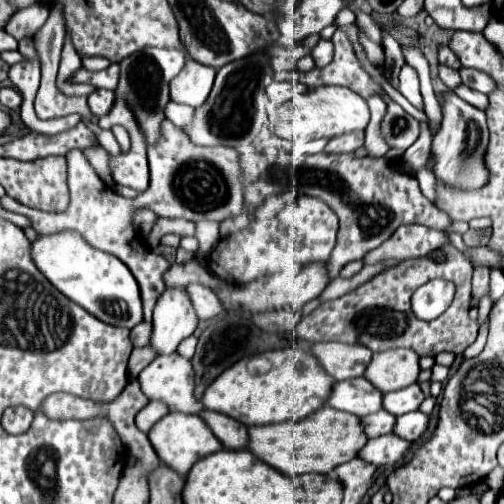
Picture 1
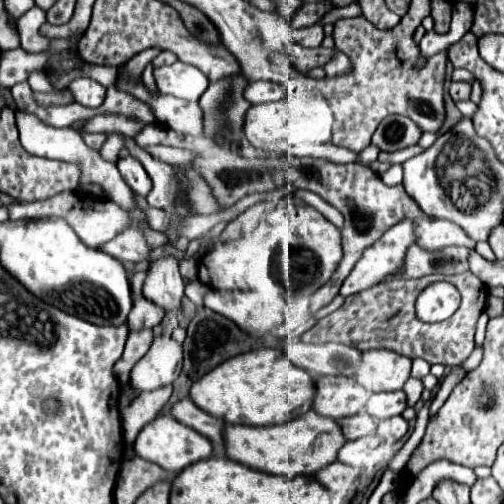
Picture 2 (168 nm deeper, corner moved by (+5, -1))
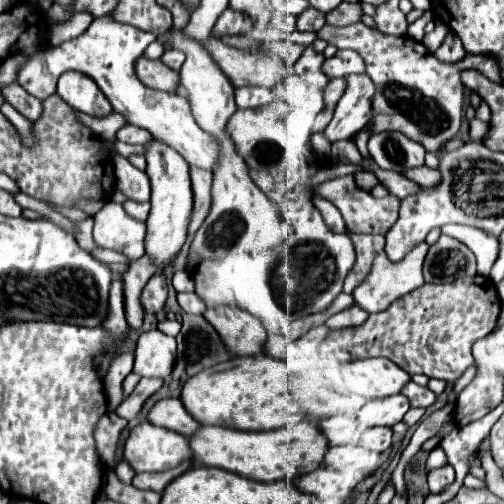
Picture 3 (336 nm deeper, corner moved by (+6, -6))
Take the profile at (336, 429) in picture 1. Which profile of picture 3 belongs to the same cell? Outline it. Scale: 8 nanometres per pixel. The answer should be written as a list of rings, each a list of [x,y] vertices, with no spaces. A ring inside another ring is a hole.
[[[303,418],[293,428],[269,430],[269,432],[241,432],[223,426],[201,426],[201,432],[191,438],[195,458],[205,466],[225,468],[239,476],[259,480],[259,482],[275,482],[289,480],[309,474],[323,466],[323,458],[329,450],[329,442],[319,426]]]

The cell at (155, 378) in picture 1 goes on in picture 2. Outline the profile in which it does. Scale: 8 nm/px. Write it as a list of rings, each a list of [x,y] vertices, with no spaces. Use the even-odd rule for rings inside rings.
[[[154,335],[148,353],[134,365],[130,383],[136,391],[152,391],[174,383],[182,369],[182,345],[168,335]]]

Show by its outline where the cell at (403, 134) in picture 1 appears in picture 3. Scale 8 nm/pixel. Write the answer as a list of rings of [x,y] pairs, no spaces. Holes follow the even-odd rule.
[[[395,130],[371,134],[369,154],[379,168],[393,172],[403,172],[425,162],[425,148]]]

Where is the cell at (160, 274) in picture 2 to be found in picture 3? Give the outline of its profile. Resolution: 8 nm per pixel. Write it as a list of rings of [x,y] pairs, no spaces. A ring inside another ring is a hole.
[[[151,140],[147,146],[147,176],[151,180],[151,212],[147,218],[147,236],[145,236],[145,254],[157,266],[157,274],[163,274],[165,268],[173,262],[187,240],[187,226],[193,216],[193,190],[189,180],[189,164],[185,158],[167,144]]]

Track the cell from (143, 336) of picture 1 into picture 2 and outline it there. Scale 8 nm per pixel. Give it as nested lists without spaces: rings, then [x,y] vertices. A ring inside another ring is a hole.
[[[140,297],[134,301],[134,307],[128,315],[128,327],[130,331],[136,329],[144,329],[144,327],[156,327],[162,321],[162,307],[154,307],[154,303],[150,303],[146,297]]]

